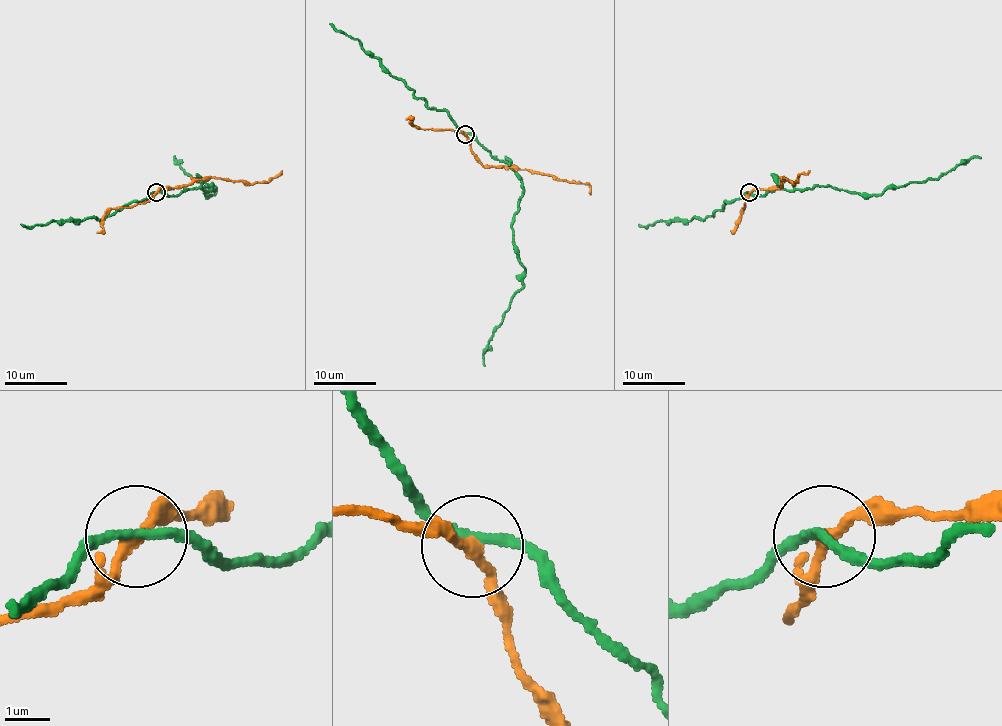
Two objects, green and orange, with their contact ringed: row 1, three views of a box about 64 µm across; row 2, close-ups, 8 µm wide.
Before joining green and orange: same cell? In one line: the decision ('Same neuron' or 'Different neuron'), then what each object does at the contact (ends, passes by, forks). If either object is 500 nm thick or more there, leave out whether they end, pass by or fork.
Different neuron. At the ring green passes by. At the ring orange passes by

